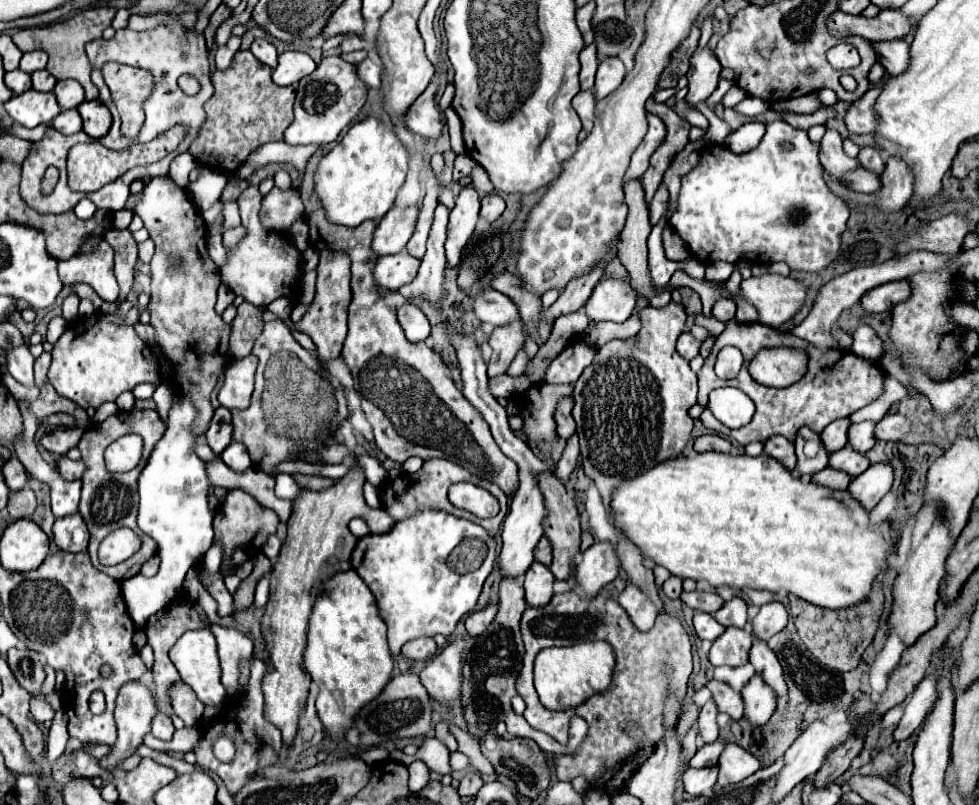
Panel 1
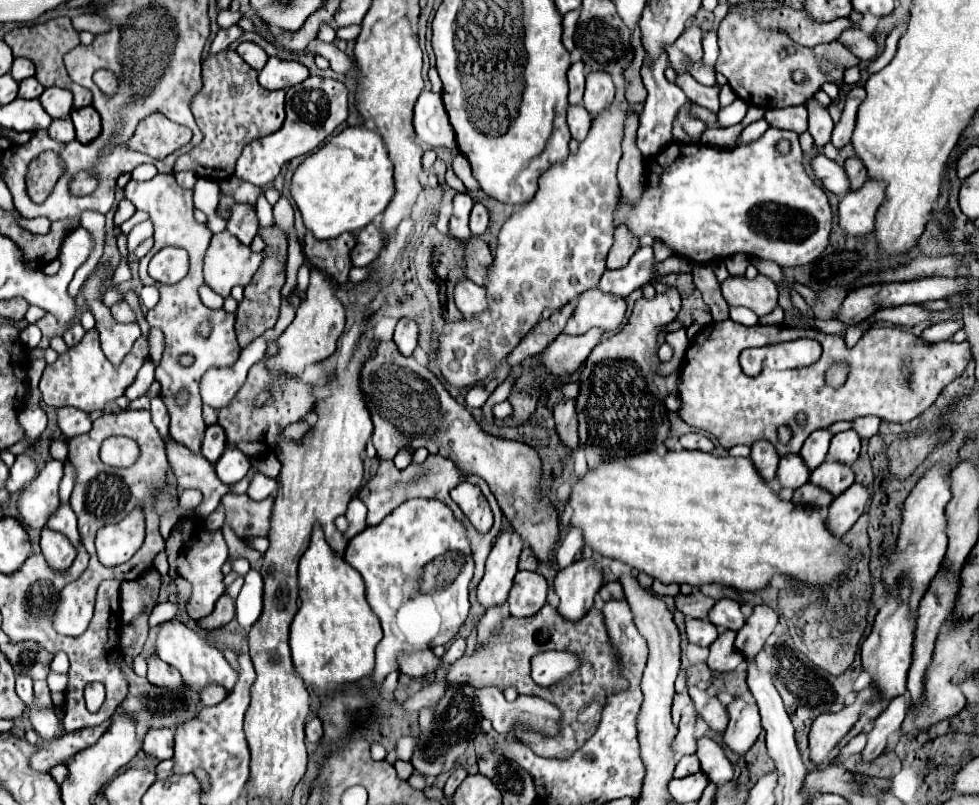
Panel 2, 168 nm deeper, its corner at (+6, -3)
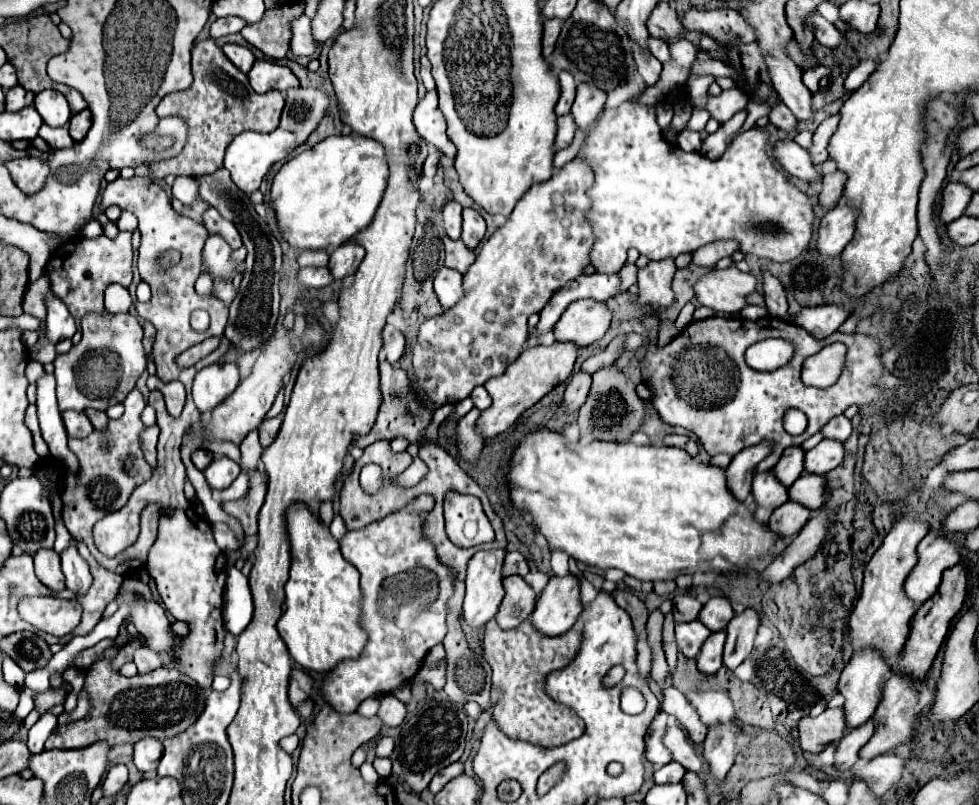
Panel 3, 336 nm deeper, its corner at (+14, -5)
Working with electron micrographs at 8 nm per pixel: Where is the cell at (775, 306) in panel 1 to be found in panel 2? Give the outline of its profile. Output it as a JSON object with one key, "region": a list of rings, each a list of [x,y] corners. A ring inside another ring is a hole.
{"region":[[[729,275],[721,283],[721,293],[731,307],[747,307],[759,317],[771,313],[779,297],[777,285],[765,275],[757,275],[755,279]]]}

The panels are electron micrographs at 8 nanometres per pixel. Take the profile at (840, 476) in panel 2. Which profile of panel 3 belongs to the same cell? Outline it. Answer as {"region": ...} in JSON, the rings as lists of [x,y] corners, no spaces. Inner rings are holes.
{"region":[[[803,473],[791,487],[789,487],[789,499],[797,499],[797,503],[805,503],[805,507],[811,507],[813,511],[821,509],[829,499],[829,487],[825,475],[817,473]]]}

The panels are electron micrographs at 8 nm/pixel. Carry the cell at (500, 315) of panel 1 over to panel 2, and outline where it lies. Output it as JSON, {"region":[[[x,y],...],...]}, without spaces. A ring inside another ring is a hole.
{"region":[[[467,277],[459,279],[455,285],[455,305],[463,315],[475,315],[481,313],[487,307],[487,297],[485,297],[485,289],[481,289],[479,285],[475,285],[473,281],[469,281]]]}

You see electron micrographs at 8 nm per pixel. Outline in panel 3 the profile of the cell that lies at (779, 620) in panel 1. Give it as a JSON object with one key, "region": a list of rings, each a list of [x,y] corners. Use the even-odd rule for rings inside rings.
{"region":[[[745,609],[741,615],[735,615],[727,627],[727,643],[725,643],[725,667],[731,671],[737,669],[747,655],[753,651],[753,641],[757,637],[757,629],[761,625],[761,615],[755,609]]]}

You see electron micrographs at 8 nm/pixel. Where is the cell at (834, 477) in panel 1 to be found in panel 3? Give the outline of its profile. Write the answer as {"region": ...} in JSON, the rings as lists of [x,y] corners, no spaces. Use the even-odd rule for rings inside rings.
{"region":[[[787,501],[781,507],[777,507],[769,519],[769,527],[779,533],[781,537],[791,537],[801,531],[801,527],[809,521],[811,509],[797,503],[797,501]]]}

